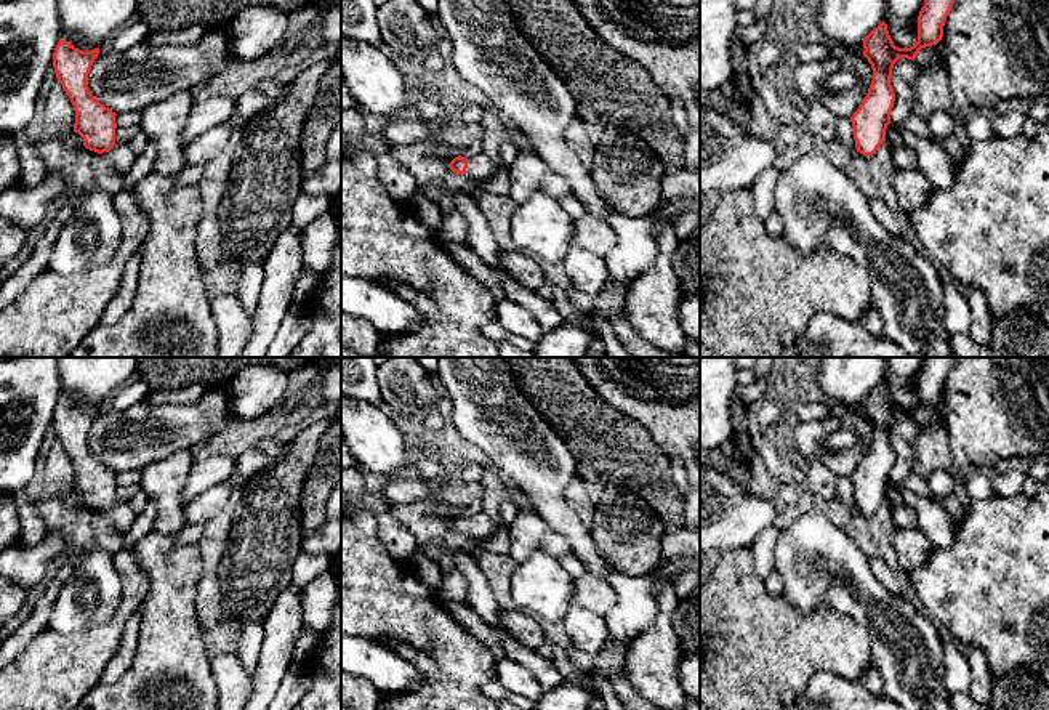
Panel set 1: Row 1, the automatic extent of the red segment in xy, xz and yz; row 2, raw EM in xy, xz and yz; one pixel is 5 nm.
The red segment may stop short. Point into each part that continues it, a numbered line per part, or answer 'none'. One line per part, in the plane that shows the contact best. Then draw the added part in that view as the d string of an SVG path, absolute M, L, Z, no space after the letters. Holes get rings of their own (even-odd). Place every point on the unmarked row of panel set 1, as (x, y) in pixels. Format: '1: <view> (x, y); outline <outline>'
1: xy (120, 515); outline M115 500L115 505L101 514L104 514L122 534L128 534L131 530L138 516L127 502L120 500Z

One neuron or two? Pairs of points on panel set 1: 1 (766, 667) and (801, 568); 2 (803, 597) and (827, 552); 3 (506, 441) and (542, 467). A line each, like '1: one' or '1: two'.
1: two
2: one
3: one

